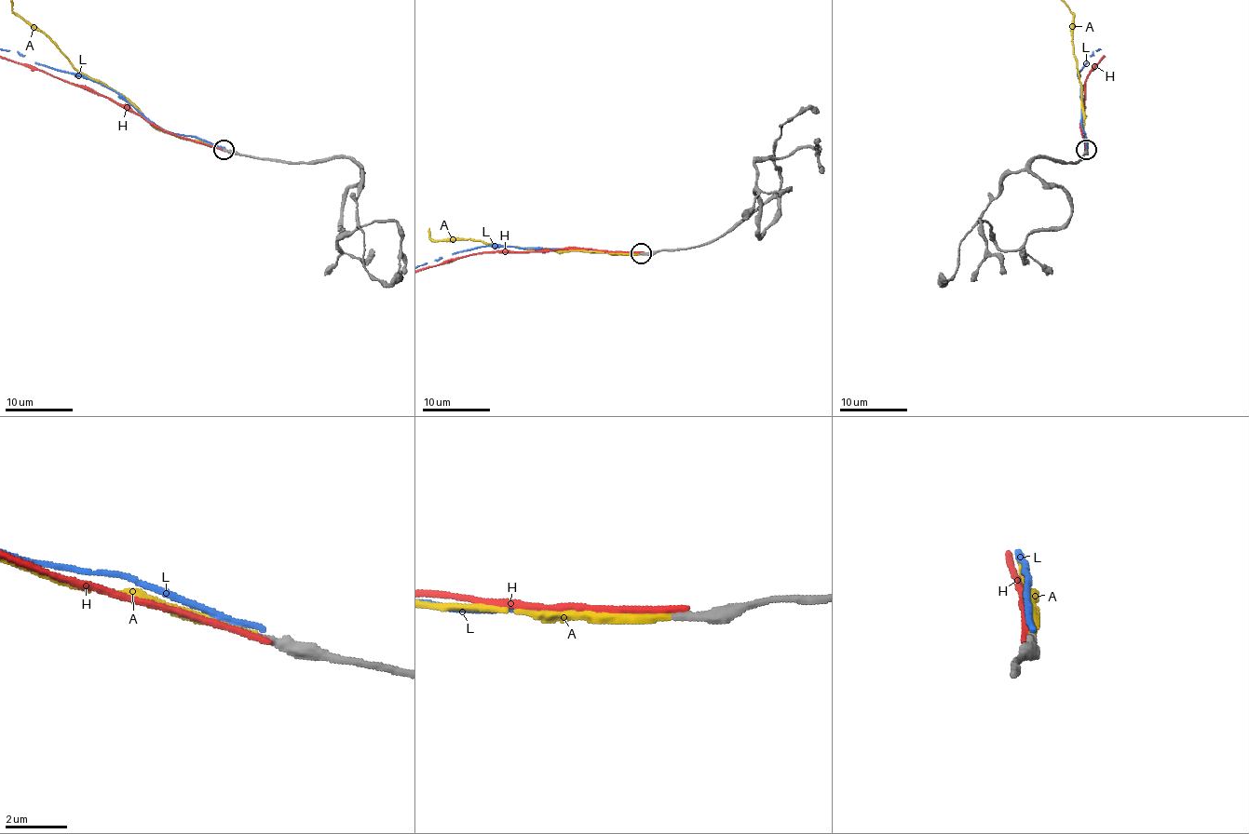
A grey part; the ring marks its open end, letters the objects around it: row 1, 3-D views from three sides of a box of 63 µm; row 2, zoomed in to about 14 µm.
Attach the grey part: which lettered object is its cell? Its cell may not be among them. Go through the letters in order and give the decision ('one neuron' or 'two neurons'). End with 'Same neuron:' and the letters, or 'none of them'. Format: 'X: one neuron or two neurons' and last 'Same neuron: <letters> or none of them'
A: one neuron
H: two neurons
L: two neurons
Same neuron: A

